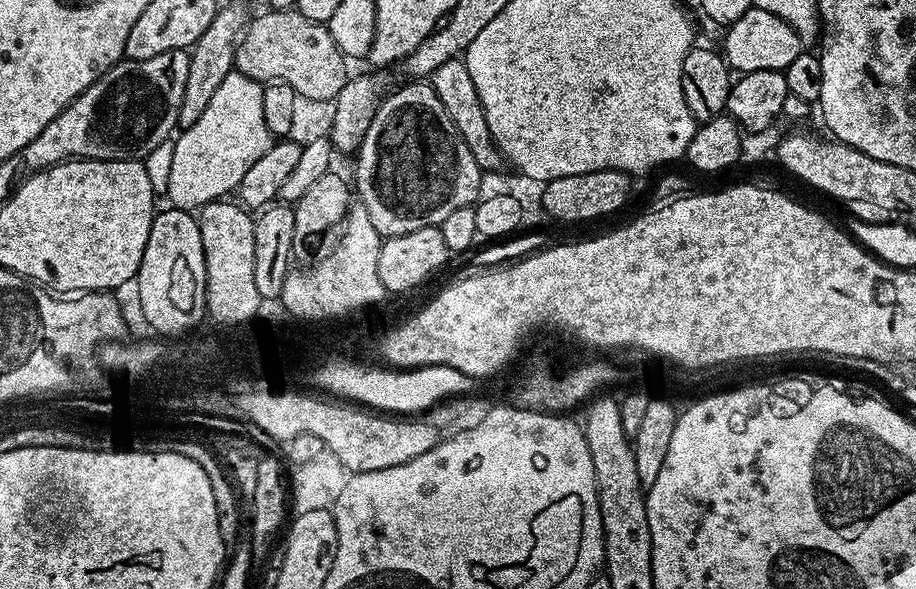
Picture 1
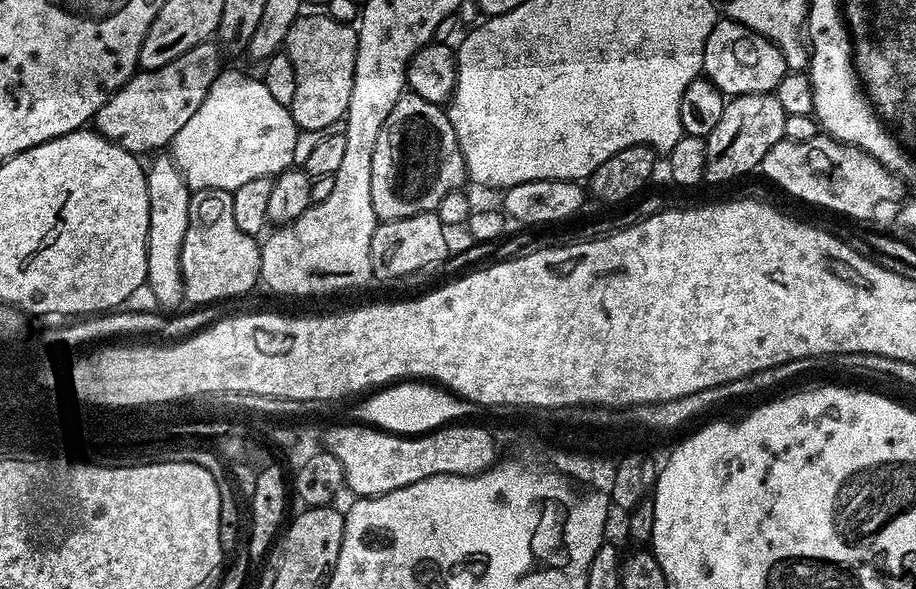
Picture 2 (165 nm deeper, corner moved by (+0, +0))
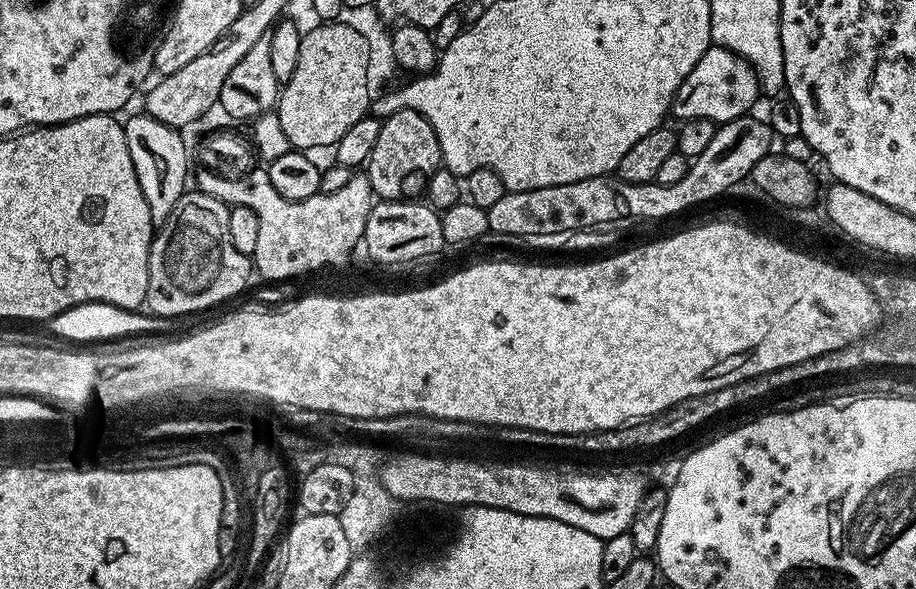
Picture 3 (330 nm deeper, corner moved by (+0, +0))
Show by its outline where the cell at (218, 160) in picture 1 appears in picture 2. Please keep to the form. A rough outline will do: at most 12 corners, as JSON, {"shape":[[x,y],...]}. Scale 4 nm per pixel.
{"shape":[[222,70],[170,155],[189,189],[293,167],[293,109]]}

